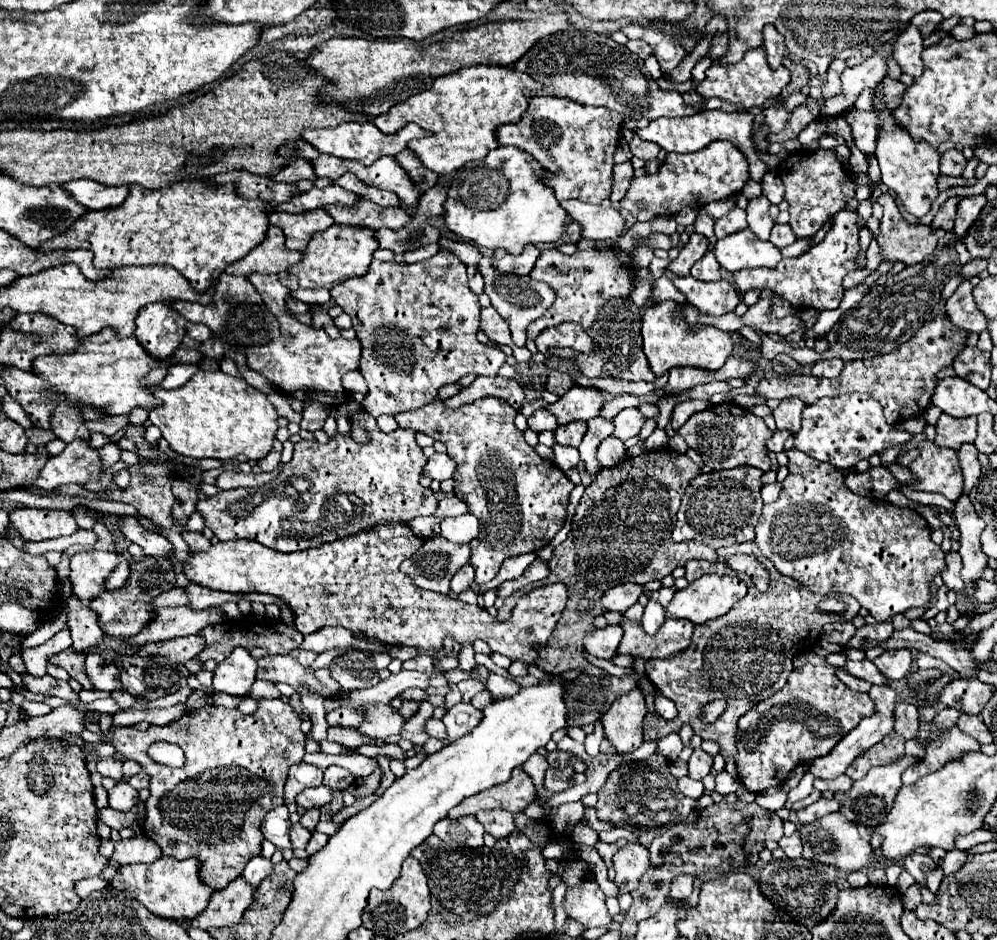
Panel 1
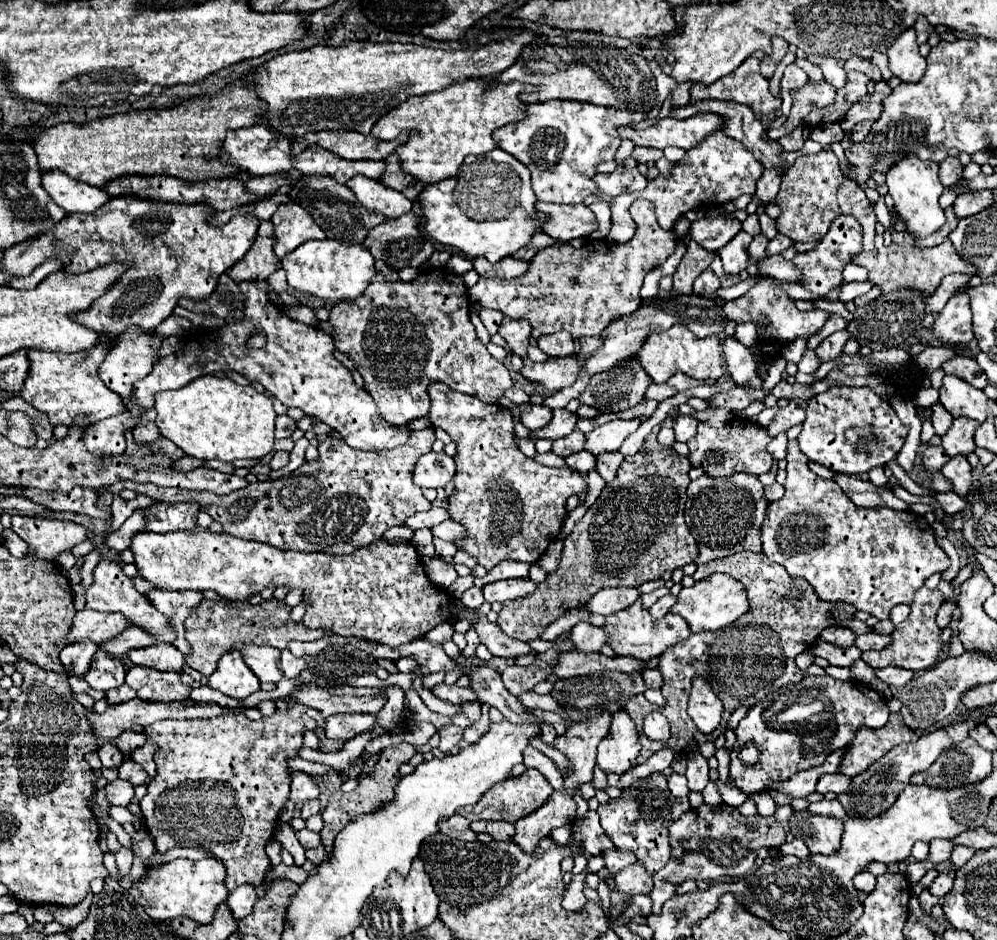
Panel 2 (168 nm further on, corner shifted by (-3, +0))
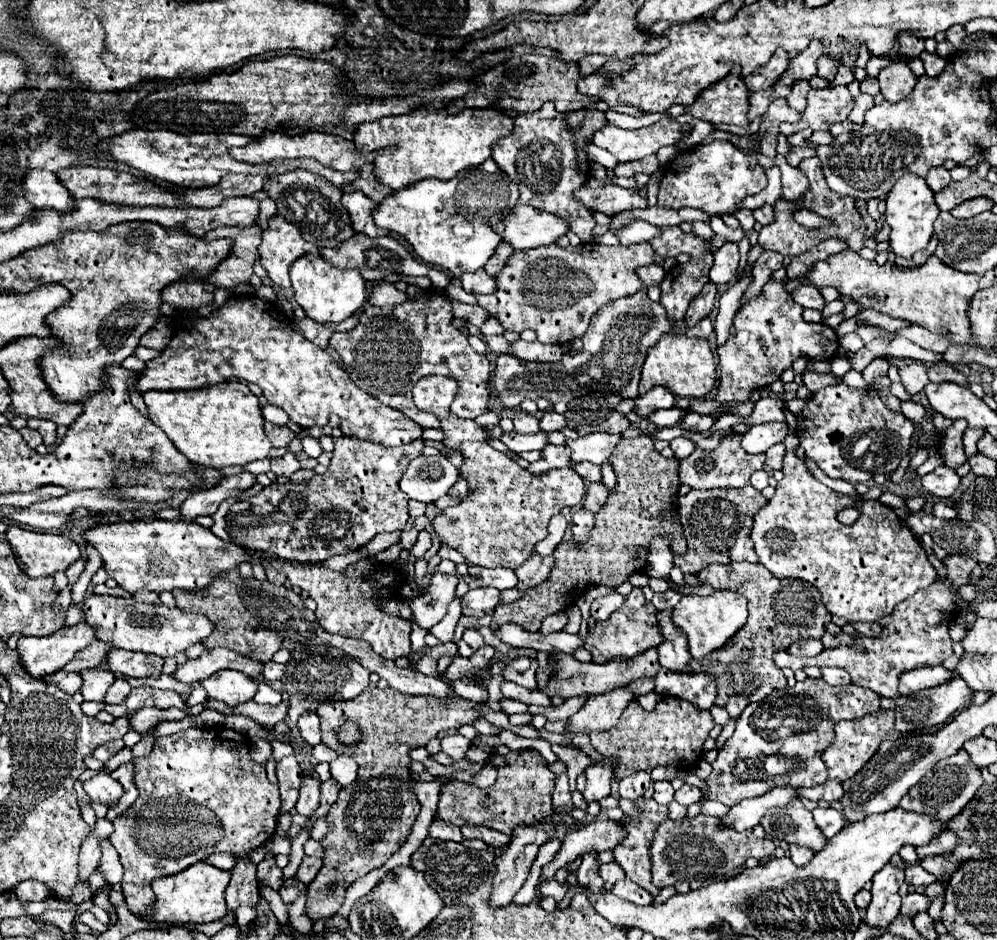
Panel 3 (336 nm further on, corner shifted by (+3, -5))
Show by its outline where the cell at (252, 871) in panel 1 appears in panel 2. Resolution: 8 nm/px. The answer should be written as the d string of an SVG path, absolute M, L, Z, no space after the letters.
M241 885L237 887L235 891L231 891L229 899L227 899L227 905L229 905L229 911L233 913L233 917L237 921L241 921L243 917L249 915L249 911L253 909L253 903L257 901L257 895L255 895L255 887L253 885Z

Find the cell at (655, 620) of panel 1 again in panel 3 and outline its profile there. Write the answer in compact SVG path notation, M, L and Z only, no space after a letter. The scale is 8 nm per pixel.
M667 590L663 594L655 594L651 604L657 608L657 610L671 610L677 606L677 602L681 600L681 594L677 594L675 590Z

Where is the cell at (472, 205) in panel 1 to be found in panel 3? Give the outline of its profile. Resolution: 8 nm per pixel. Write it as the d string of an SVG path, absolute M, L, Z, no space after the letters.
M485 160L485 164L477 168L465 168L461 170L453 180L421 180L419 184L413 184L411 188L403 188L377 204L375 208L375 224L379 228L387 228L391 232L401 234L411 246L413 252L435 266L441 266L447 272L453 272L455 276L465 272L477 272L481 270L487 260L495 254L495 248L503 238L493 230L493 224L499 224L499 220L505 220L513 212L513 206L519 200L519 184L515 184L499 166L495 160Z

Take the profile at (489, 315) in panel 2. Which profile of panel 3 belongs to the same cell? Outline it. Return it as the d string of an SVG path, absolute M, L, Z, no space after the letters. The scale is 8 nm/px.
M455 300L451 304L453 304L453 316L471 322L475 328L481 328L489 320L489 312L485 312L481 306L469 306Z

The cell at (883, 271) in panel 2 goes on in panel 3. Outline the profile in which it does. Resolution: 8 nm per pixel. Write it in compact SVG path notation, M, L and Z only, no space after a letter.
M845 250L815 264L813 272L809 274L809 280L789 280L787 288L791 290L801 282L811 282L817 288L833 286L839 290L841 296L849 296L867 308L889 314L893 318L909 320L931 332L947 334L955 344L975 344L975 338L969 330L967 304L971 296L979 290L979 280L981 276L959 272L943 264L937 256L929 256L923 266L903 268L891 262L879 266L877 262L861 258L853 250Z

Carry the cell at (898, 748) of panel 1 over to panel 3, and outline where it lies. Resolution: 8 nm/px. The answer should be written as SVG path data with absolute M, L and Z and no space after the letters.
M881 709L875 714L868 714L863 720L843 720L839 722L837 728L835 728L835 740L823 752L823 762L827 764L829 778L841 780L841 782L853 778L863 768L863 764L877 752L879 744L894 733L894 720L894 710Z

